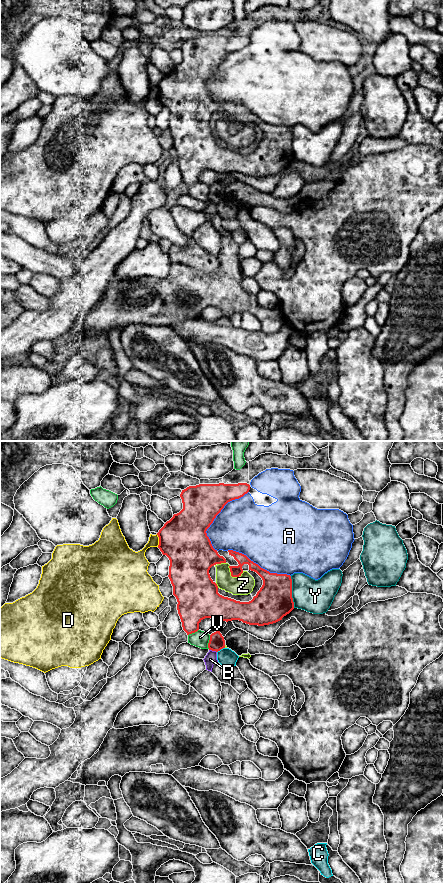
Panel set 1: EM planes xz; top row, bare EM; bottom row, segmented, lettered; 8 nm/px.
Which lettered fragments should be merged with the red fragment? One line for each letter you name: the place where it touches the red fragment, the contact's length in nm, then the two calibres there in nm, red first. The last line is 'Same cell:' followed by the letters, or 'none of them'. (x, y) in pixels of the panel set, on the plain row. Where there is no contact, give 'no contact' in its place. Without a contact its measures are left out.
Same cell: none of them

